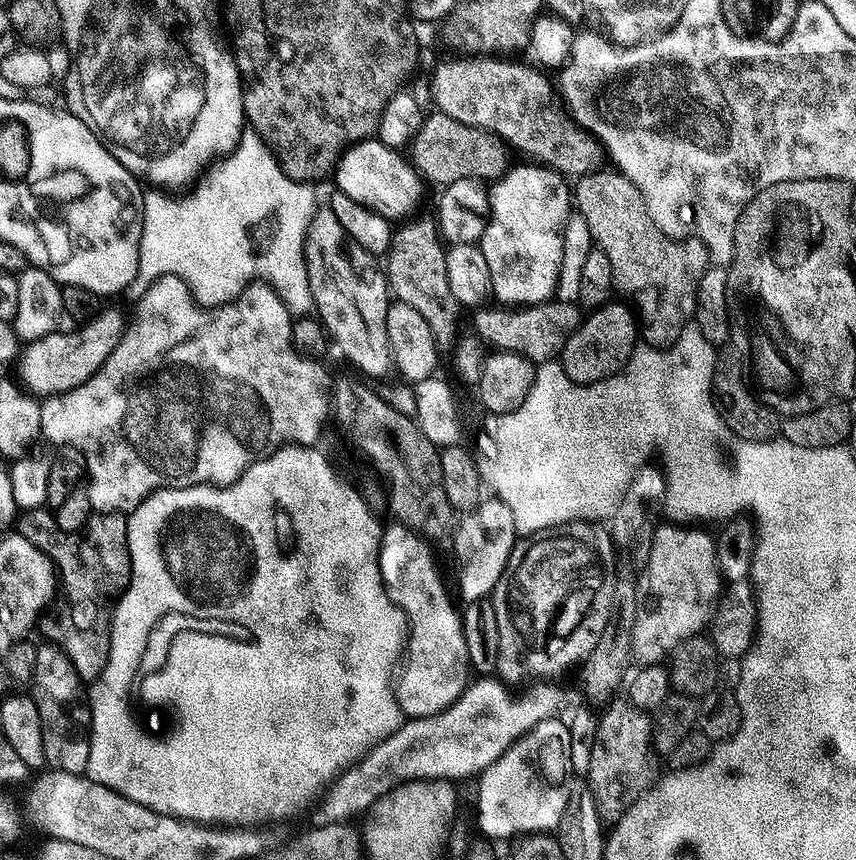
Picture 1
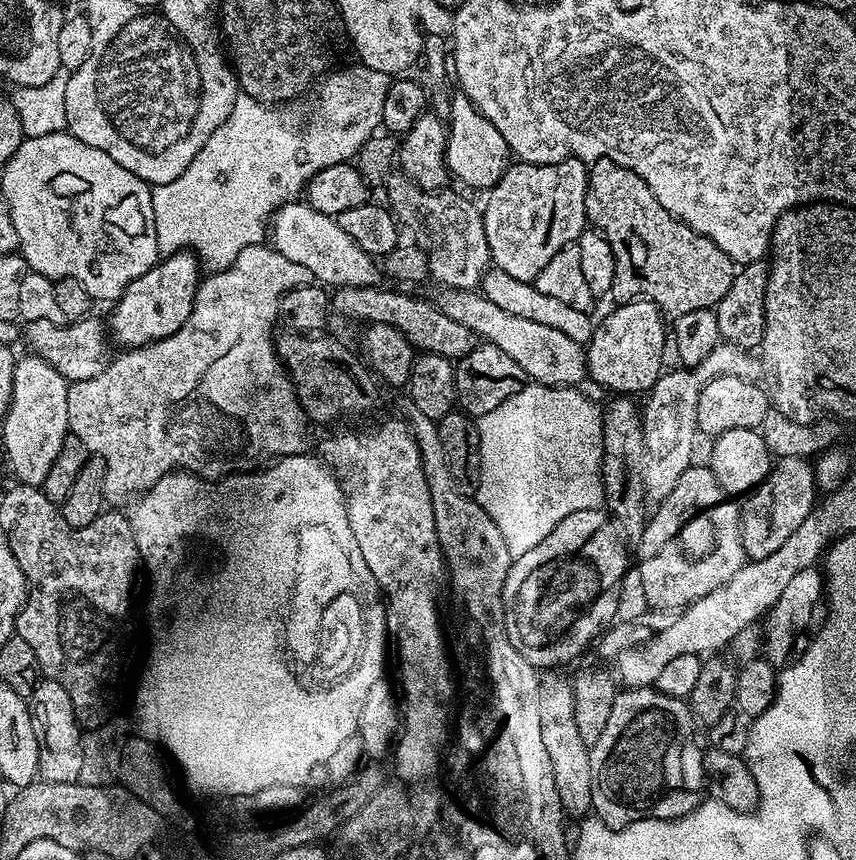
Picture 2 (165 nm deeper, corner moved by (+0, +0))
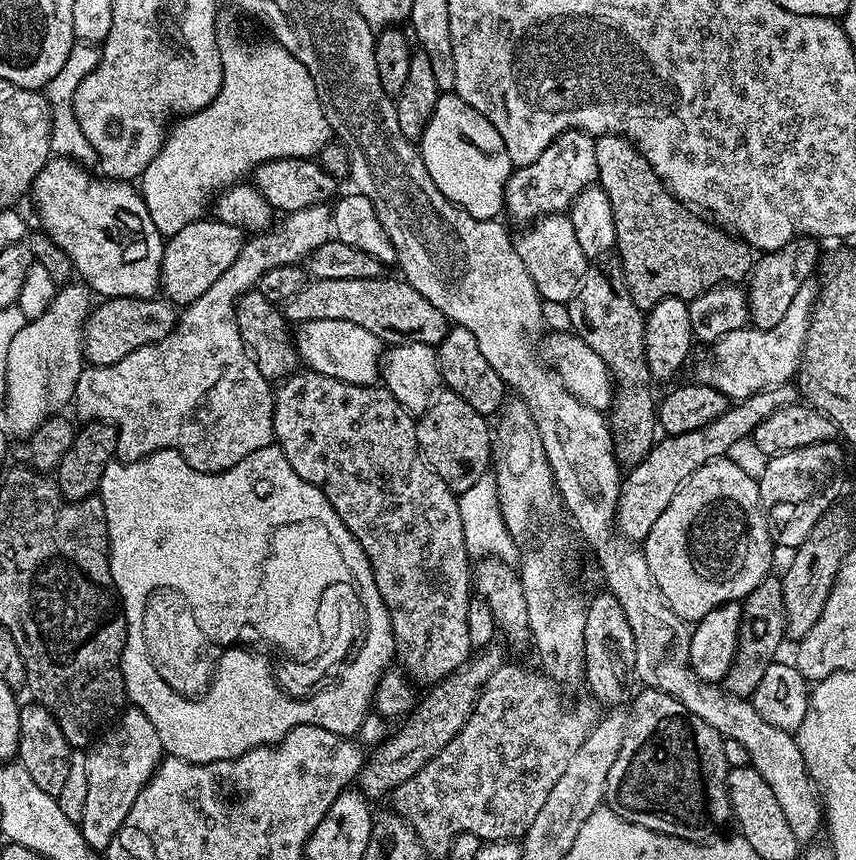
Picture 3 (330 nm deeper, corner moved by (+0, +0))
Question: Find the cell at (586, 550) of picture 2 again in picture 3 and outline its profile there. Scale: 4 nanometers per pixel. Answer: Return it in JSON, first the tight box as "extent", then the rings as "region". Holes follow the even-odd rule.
{"extent":[616,383,798,542],"region":[[[795,383],[779,384],[762,390],[758,394],[744,398],[741,404],[733,403],[714,422],[694,430],[690,434],[665,435],[657,439],[652,448],[642,458],[642,462],[627,469],[620,482],[620,501],[616,507],[616,526],[627,540],[642,542],[650,534],[654,522],[662,518],[662,510],[670,506],[674,494],[698,469],[711,460],[727,457],[728,452],[739,440],[755,433],[756,427],[778,410],[797,403],[798,388]]]}

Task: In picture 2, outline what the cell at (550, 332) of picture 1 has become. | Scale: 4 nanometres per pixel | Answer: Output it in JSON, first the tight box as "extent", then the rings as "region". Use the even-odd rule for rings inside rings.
{"extent":[330,286,478,362],"region":[[[362,286],[337,287],[330,296],[330,308],[340,316],[354,316],[368,324],[389,324],[412,343],[413,349],[430,355],[442,355],[453,362],[461,360],[476,347],[478,337],[462,322],[446,318],[431,299],[407,296],[404,292],[391,292],[387,286],[363,288]]]}

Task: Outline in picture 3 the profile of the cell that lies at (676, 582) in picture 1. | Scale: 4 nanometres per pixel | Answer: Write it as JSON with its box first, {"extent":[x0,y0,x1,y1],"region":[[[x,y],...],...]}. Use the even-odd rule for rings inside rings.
{"extent":[642,458,774,622],"region":[[[732,458],[711,460],[674,494],[670,506],[662,510],[662,518],[654,522],[650,534],[642,541],[642,547],[650,574],[654,574],[654,582],[658,582],[658,590],[662,590],[666,602],[670,602],[670,610],[674,610],[678,618],[695,622],[718,606],[743,601],[750,590],[769,575],[774,549],[757,477],[735,464]]]}

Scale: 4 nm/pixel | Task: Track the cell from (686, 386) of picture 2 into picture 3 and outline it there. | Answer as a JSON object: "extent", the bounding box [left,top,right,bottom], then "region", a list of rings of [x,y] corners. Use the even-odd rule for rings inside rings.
{"extent":[714,286,818,396],"region":[[[806,286],[794,294],[786,314],[773,328],[754,328],[745,326],[730,330],[714,345],[716,360],[720,369],[716,372],[715,383],[748,384],[748,396],[758,394],[767,388],[787,384],[799,373],[800,360],[804,357],[804,343],[808,341],[808,327],[812,324],[812,313],[816,307],[818,292],[815,287]]]}

